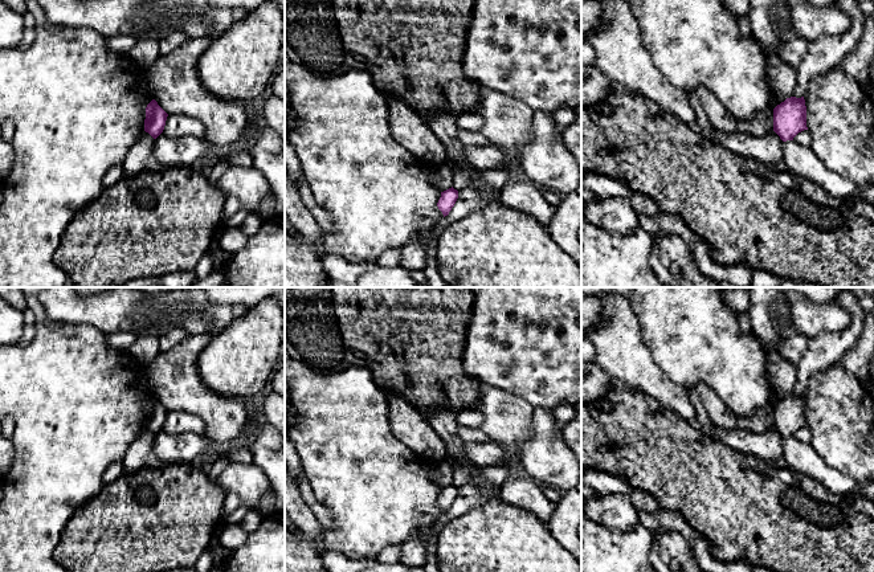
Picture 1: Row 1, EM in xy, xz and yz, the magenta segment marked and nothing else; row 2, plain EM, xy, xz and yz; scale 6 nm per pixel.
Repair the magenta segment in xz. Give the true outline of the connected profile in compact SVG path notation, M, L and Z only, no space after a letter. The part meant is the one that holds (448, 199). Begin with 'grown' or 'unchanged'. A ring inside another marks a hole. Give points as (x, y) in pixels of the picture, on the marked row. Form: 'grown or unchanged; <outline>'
unchanged; M453 187L441 192L441 197L437 203L438 209L442 212L444 217L449 214L458 199L458 191Z

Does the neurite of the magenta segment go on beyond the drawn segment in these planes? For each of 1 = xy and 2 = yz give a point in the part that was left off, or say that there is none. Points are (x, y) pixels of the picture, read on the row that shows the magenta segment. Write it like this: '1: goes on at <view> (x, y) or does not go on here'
1: does not go on here
2: does not go on here

